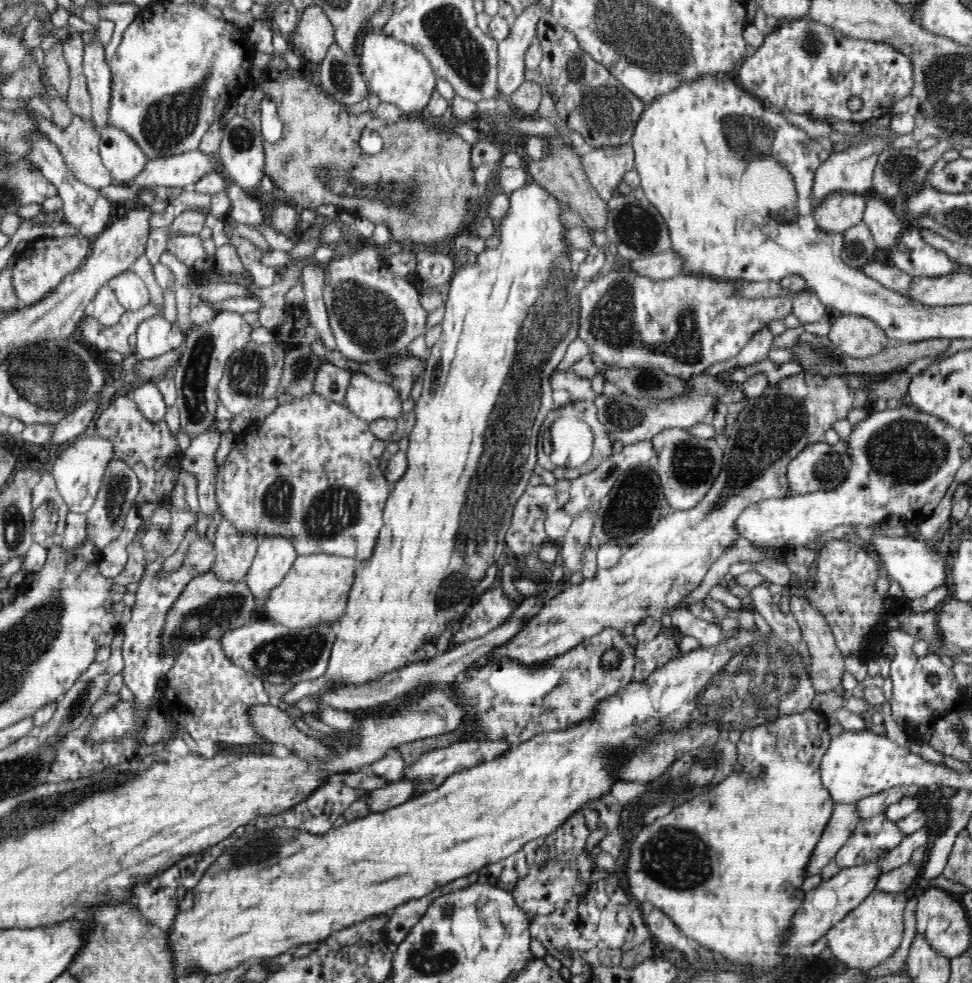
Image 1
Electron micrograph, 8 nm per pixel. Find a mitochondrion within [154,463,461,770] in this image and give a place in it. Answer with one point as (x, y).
(336, 509)

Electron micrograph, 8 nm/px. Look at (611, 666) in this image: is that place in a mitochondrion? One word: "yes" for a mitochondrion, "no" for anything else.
no

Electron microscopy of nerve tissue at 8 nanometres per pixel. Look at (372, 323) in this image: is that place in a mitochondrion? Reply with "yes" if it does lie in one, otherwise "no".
yes

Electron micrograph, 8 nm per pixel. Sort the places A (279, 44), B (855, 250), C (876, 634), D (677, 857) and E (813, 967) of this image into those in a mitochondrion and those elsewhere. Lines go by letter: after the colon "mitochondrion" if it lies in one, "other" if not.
A: other
B: mitochondrion
C: other
D: mitochondrion
E: other

